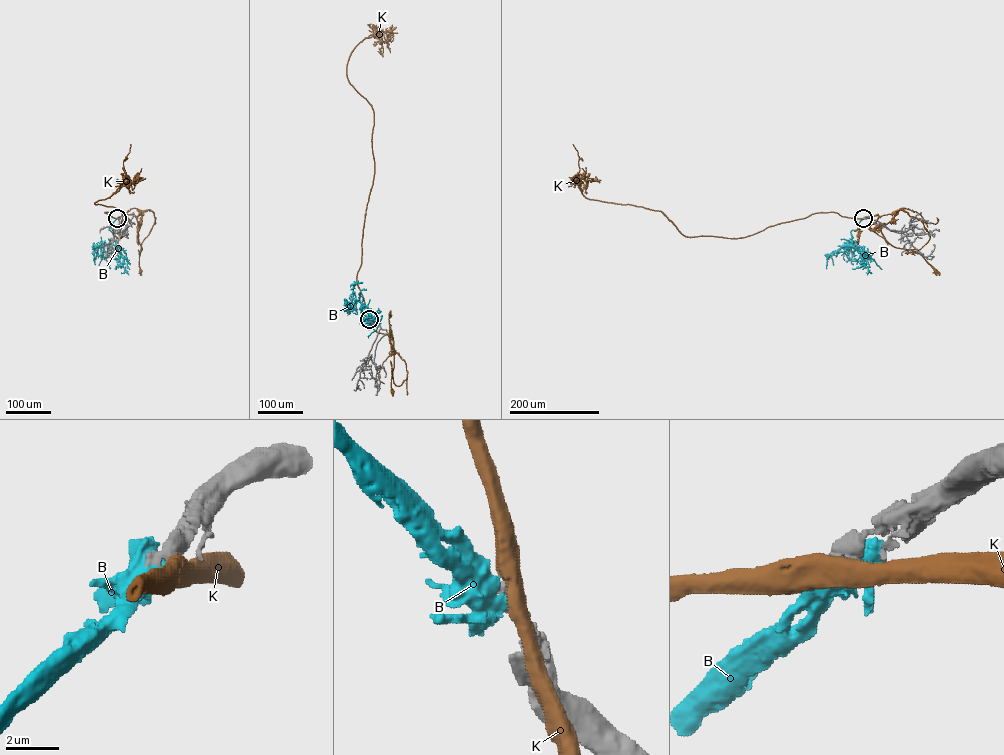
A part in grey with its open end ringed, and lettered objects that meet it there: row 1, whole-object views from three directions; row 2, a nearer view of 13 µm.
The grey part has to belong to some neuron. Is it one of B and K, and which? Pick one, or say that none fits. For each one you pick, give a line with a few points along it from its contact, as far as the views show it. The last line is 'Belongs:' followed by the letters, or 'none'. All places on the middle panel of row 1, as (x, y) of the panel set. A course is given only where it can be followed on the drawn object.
B: course (369, 319), (361, 312), (363, 307), (367, 307), (351, 301), (353, 287), (362, 282)
Belongs: B

